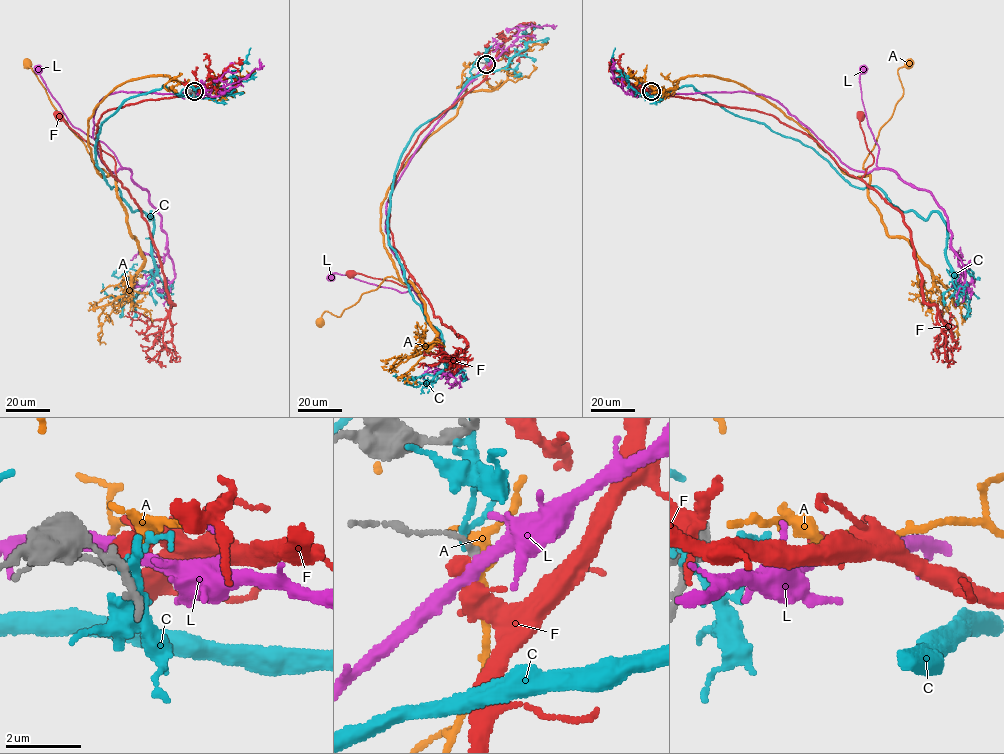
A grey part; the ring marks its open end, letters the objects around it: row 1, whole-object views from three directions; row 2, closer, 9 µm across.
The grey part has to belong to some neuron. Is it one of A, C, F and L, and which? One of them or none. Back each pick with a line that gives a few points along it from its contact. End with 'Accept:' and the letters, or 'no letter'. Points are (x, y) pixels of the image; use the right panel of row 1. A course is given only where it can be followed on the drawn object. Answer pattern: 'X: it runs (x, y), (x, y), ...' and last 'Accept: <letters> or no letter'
A: it runs (651, 92), (697, 75), (742, 84), (843, 172), (863, 177), (903, 95), (898, 69), (909, 64)
Accept: A

